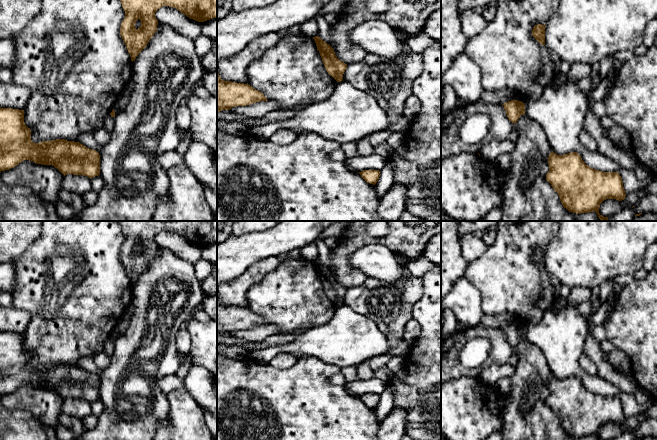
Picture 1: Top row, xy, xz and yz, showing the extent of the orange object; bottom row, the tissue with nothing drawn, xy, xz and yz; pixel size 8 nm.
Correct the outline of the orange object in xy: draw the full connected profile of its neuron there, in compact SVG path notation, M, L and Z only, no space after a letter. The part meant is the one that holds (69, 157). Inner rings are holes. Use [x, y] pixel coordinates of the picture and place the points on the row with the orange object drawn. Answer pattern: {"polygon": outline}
{"polygon": "M0 107L0 172L14 168L24 160L52 165L64 176L100 175L100 155L83 144L65 139L34 143L25 125L24 110Z"}

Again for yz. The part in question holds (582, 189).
{"polygon": "M552 151L548 157L548 165L549 172L546 174L546 180L558 193L563 207L569 212L581 214L595 211L600 221L609 221L608 217L604 217L599 213L600 204L606 199L619 201L625 199L626 193L618 172L595 170L586 165L577 152L557 155Z"}

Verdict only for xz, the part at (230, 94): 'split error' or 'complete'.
complete

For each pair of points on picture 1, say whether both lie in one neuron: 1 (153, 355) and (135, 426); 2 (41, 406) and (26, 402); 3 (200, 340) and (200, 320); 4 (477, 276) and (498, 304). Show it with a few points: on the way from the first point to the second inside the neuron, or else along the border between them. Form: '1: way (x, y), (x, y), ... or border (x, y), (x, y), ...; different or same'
1: way (150, 373), (147, 376), (157, 396), (150, 408); same
2: way (37, 402), (30, 402); same
3: way (200, 335), (200, 325); same
4: way (484, 283), (498, 297); same

